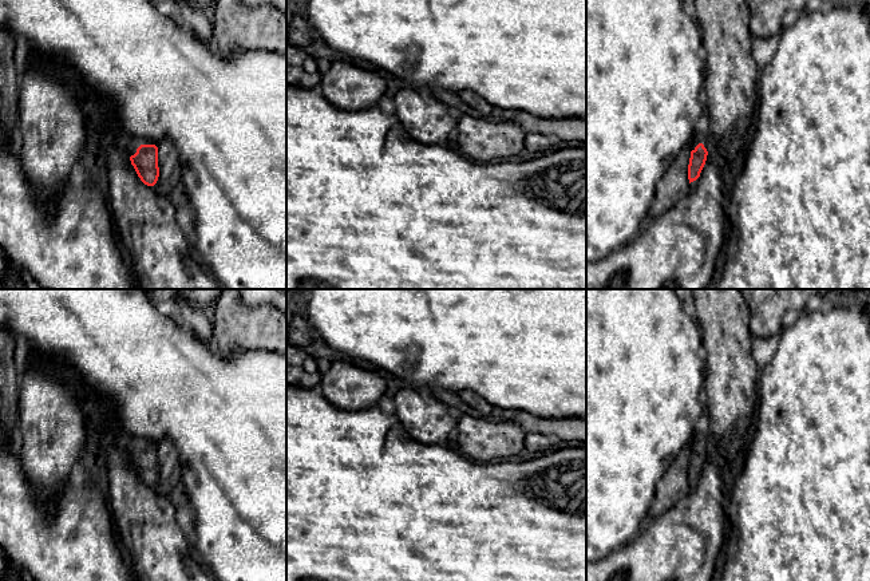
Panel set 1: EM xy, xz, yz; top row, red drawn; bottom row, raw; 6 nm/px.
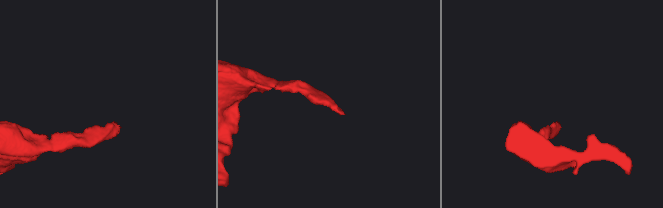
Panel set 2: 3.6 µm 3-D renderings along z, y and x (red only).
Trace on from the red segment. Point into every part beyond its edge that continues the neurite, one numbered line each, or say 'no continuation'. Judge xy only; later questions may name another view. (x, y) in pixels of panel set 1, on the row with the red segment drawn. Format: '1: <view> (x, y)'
1: xy (130, 145)

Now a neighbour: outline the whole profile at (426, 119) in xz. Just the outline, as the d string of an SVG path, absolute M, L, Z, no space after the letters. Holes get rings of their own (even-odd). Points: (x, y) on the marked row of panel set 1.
M400 90L394 95L394 100L396 106L395 115L399 123L404 127L408 135L416 142L423 145L443 145L450 137L454 135L456 130L458 118L451 115L448 112L447 106L439 102L431 94L423 90Z

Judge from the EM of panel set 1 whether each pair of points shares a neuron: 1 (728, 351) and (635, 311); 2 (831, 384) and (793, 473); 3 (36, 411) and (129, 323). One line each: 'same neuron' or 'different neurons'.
1: different neurons
2: same neuron
3: different neurons

